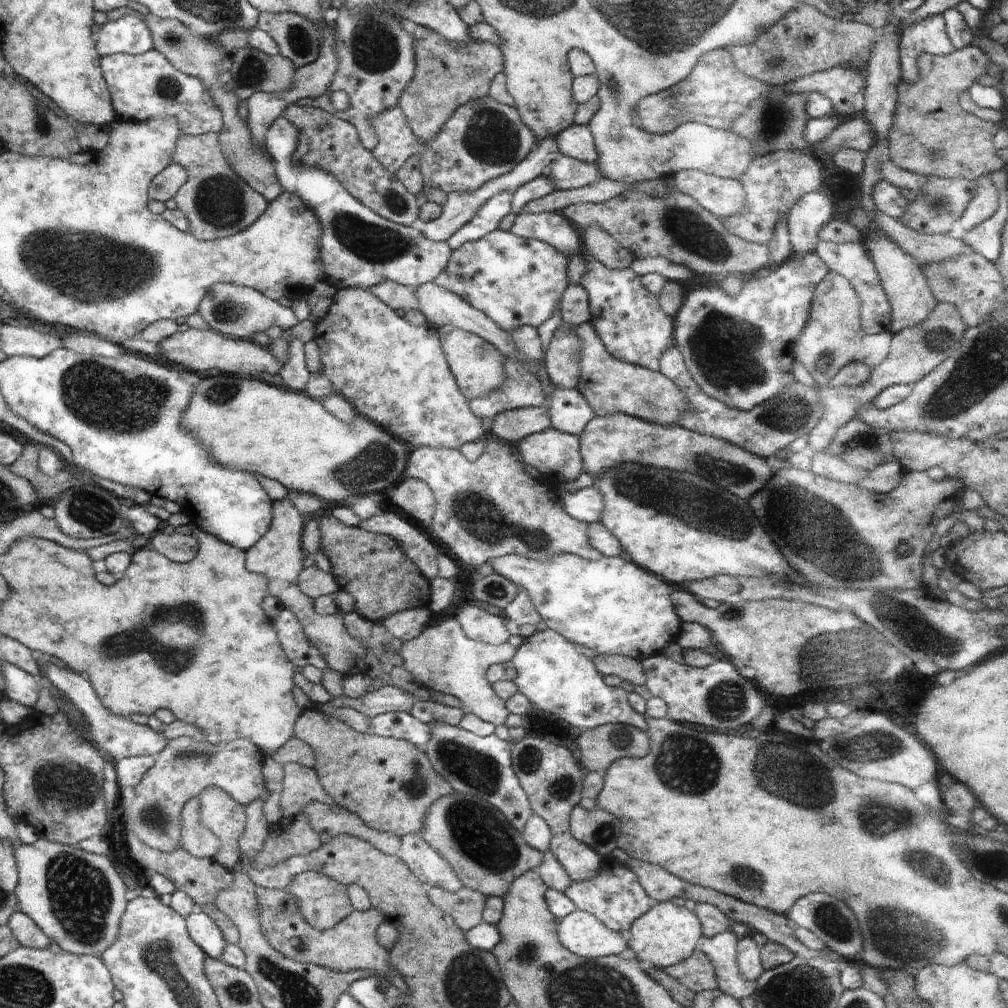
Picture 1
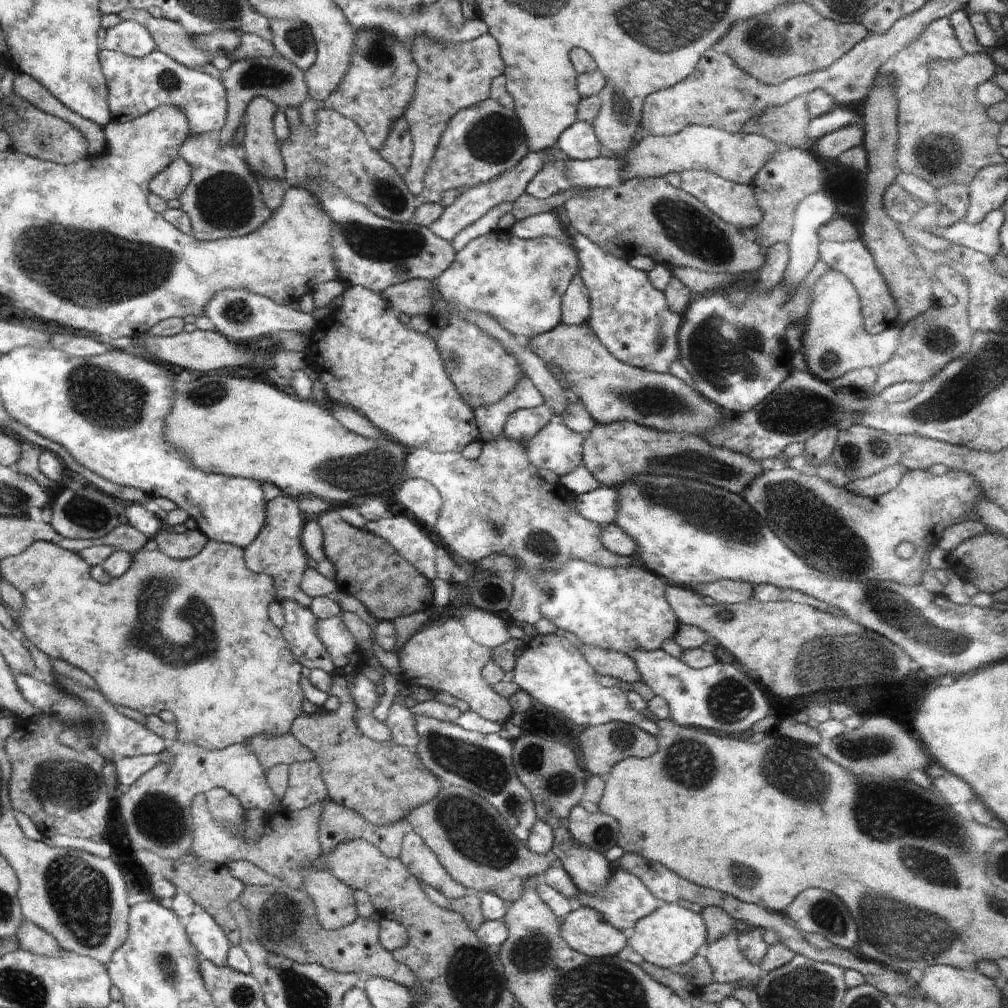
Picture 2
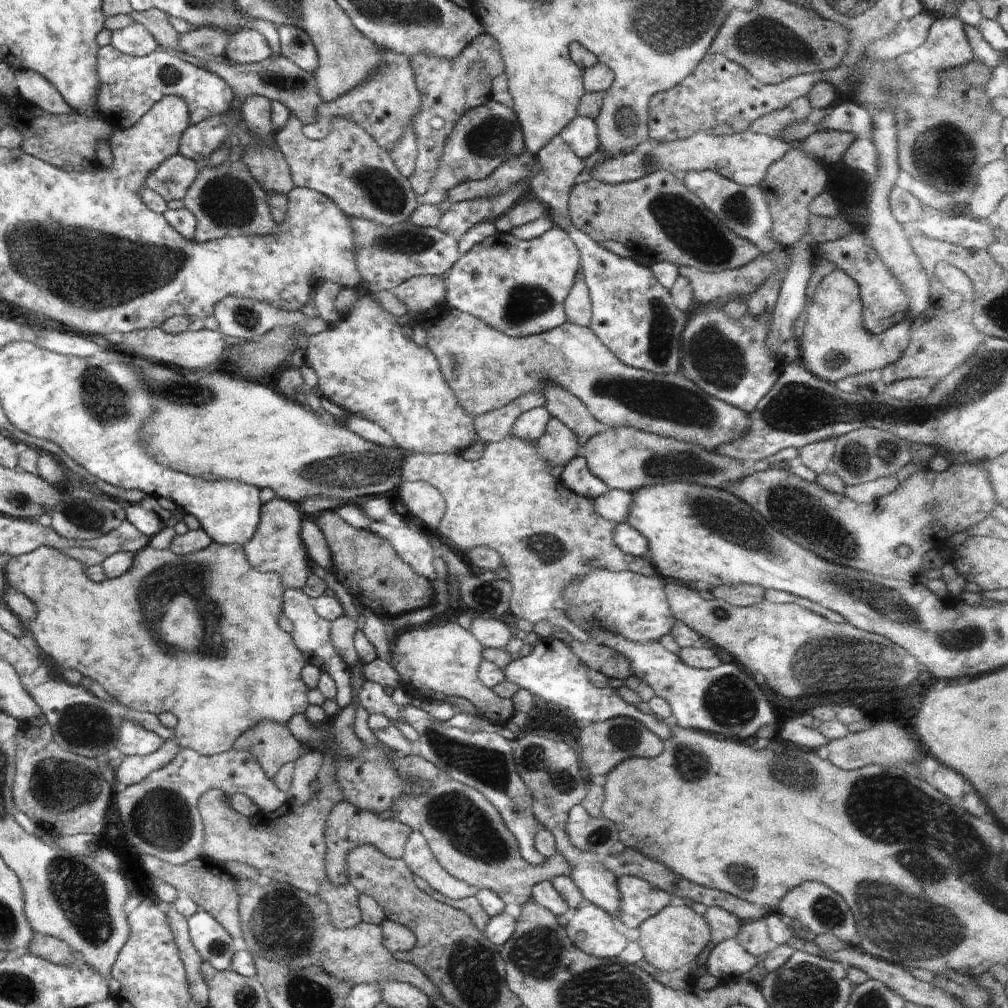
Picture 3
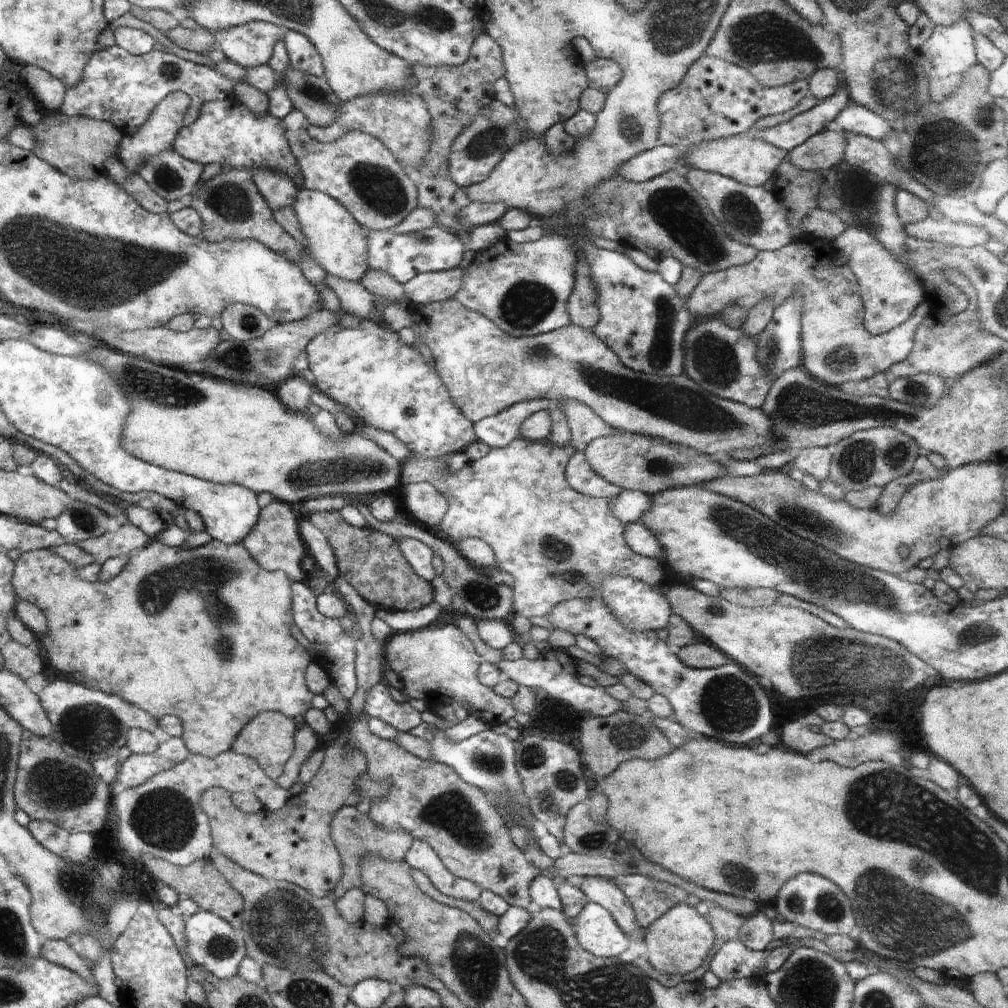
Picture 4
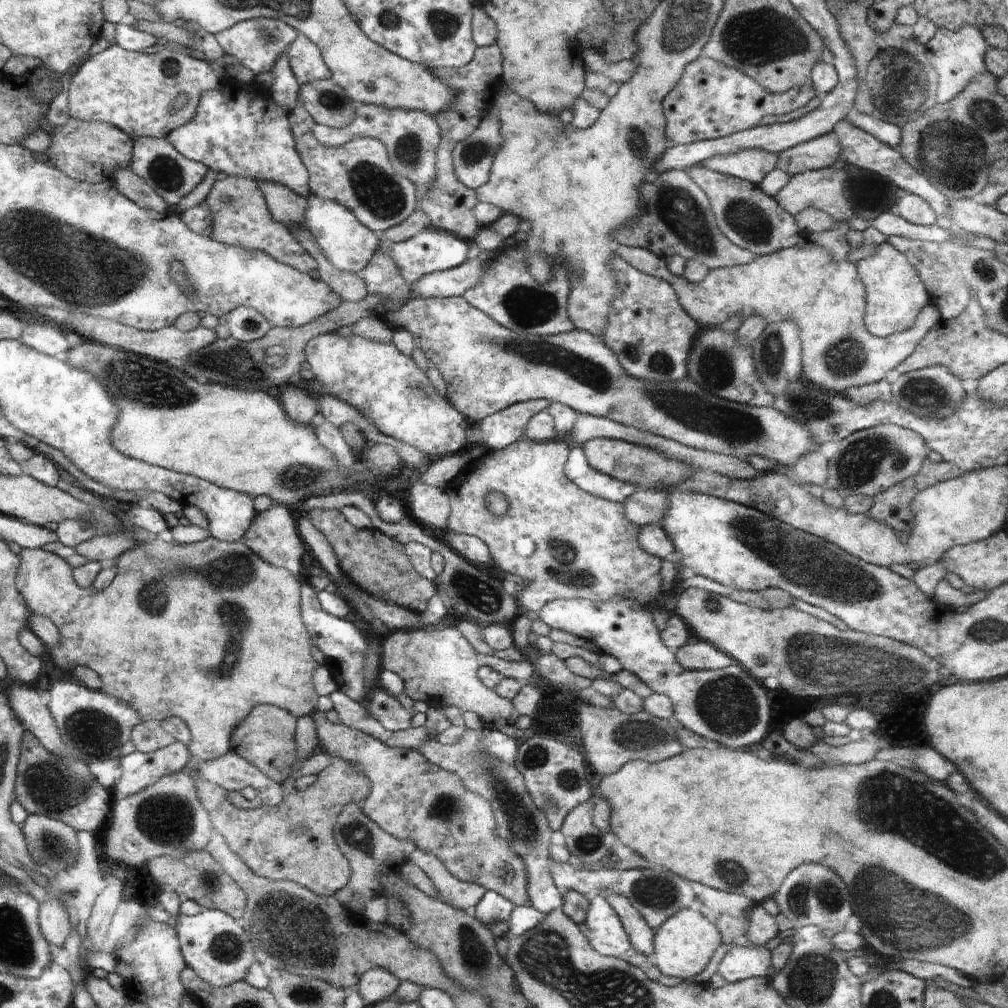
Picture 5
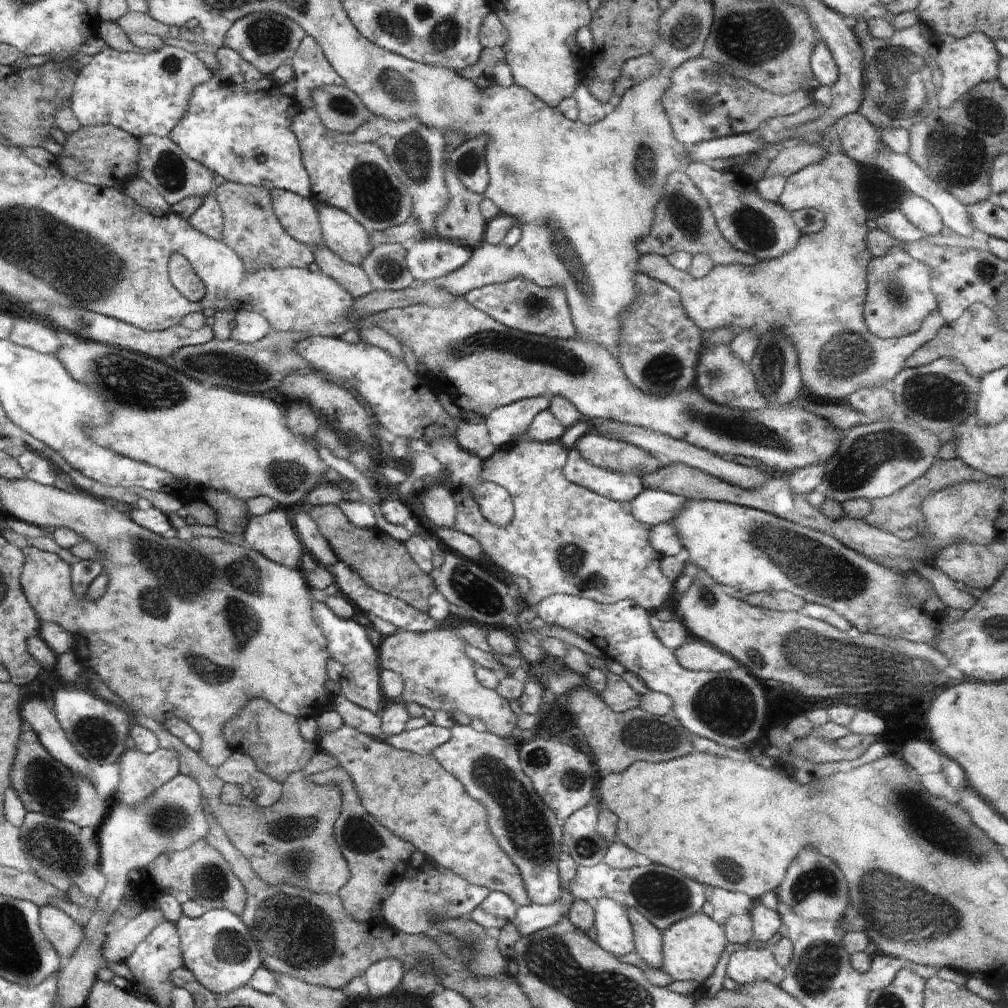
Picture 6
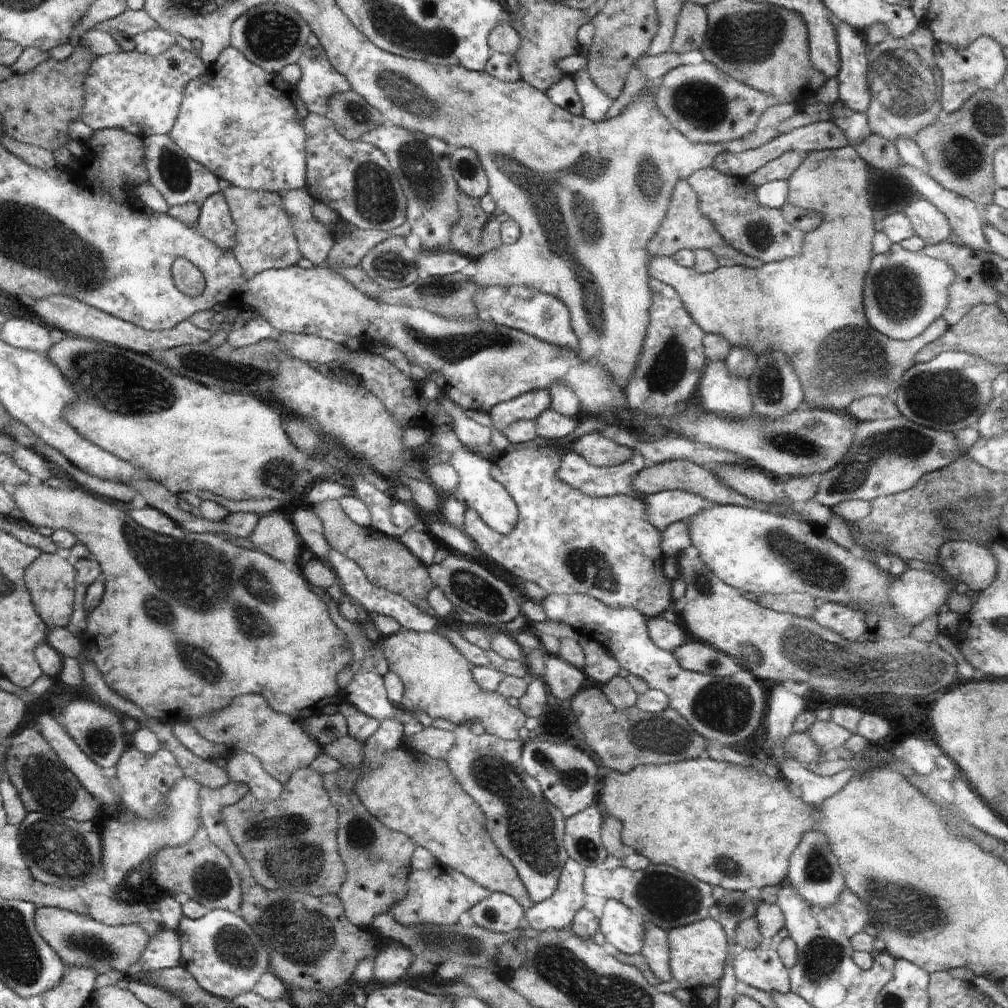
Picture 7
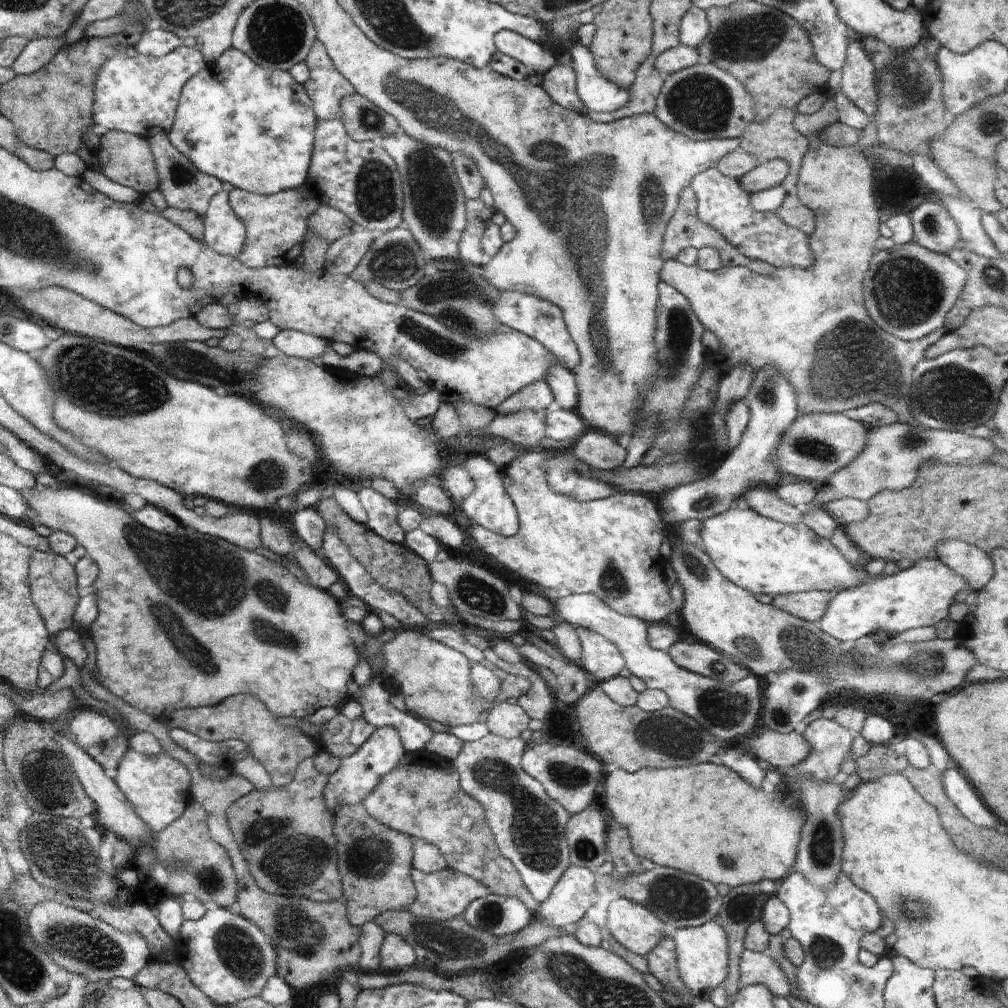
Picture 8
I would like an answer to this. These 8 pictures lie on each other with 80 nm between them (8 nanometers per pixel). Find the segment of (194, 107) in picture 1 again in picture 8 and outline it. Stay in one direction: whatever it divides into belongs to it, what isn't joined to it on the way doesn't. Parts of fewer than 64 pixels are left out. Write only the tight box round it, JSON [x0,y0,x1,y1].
[95,46,206,139]

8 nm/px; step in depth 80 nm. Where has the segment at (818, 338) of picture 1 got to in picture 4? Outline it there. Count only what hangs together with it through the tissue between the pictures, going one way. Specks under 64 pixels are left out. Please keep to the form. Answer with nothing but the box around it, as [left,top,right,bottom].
[684,238,934,386]

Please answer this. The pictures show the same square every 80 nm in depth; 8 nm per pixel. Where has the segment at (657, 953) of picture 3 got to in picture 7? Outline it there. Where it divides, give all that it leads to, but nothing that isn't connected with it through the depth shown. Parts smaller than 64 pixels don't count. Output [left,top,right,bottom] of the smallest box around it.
[669,916,727,989]

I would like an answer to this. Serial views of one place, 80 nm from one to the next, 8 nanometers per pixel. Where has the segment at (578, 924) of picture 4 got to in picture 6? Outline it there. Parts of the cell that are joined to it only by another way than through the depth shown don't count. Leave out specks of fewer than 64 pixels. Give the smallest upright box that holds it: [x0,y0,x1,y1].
[594,897,635,958]

